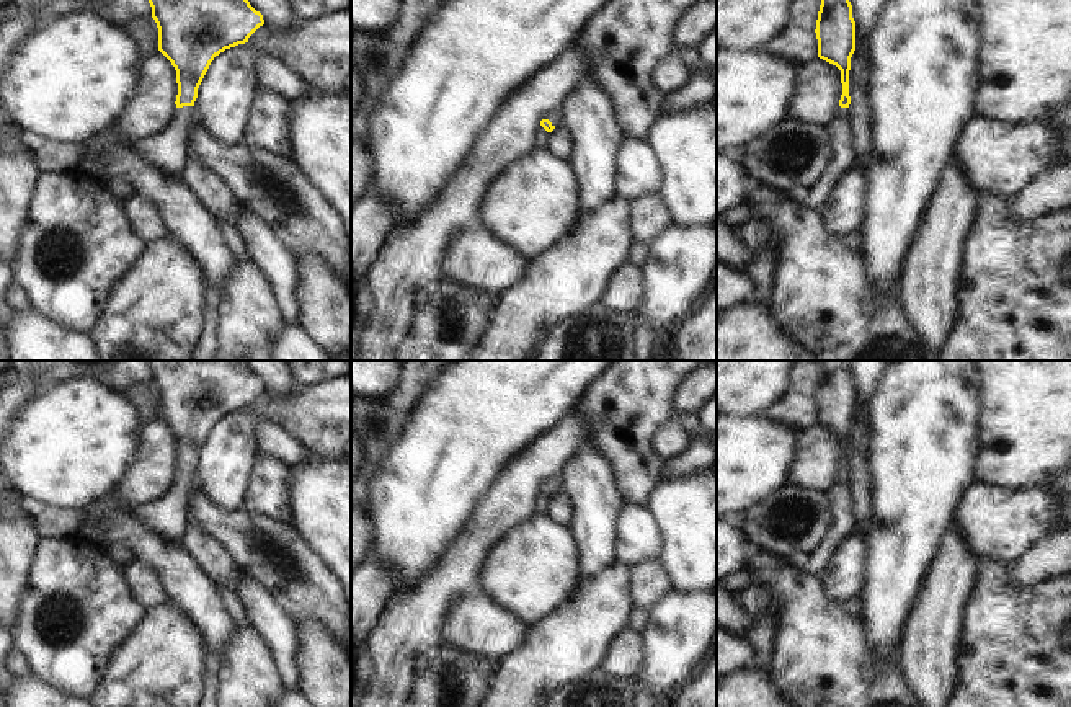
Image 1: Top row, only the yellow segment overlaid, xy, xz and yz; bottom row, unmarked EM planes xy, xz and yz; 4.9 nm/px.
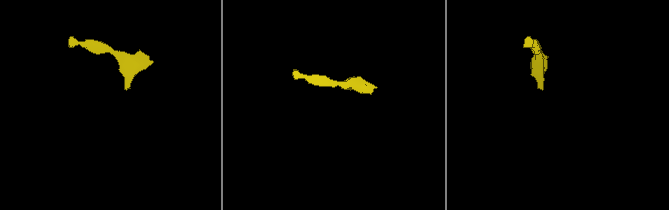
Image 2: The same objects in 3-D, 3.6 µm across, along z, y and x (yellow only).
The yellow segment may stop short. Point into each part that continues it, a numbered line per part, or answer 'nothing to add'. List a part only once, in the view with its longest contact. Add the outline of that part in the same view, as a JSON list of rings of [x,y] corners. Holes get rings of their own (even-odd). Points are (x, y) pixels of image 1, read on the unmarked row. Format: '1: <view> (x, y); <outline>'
1: xy (167, 516); [[[196,472],[176,474],[167,493],[149,505],[131,506],[118,495],[111,493],[104,501],[88,508],[39,508],[34,518],[34,532],[39,539],[77,537],[78,527],[118,509],[136,518],[140,526],[149,527],[157,536],[181,542],[188,527],[188,501],[193,491],[199,490]]]

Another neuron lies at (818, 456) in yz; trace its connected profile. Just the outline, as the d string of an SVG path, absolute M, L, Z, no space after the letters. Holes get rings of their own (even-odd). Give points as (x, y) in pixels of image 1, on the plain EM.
M818 423L798 434L787 485L828 491L839 474L841 460L841 436Z

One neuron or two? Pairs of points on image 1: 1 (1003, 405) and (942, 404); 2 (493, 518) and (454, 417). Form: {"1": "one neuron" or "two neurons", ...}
{"1": "two neurons", "2": "two neurons"}

